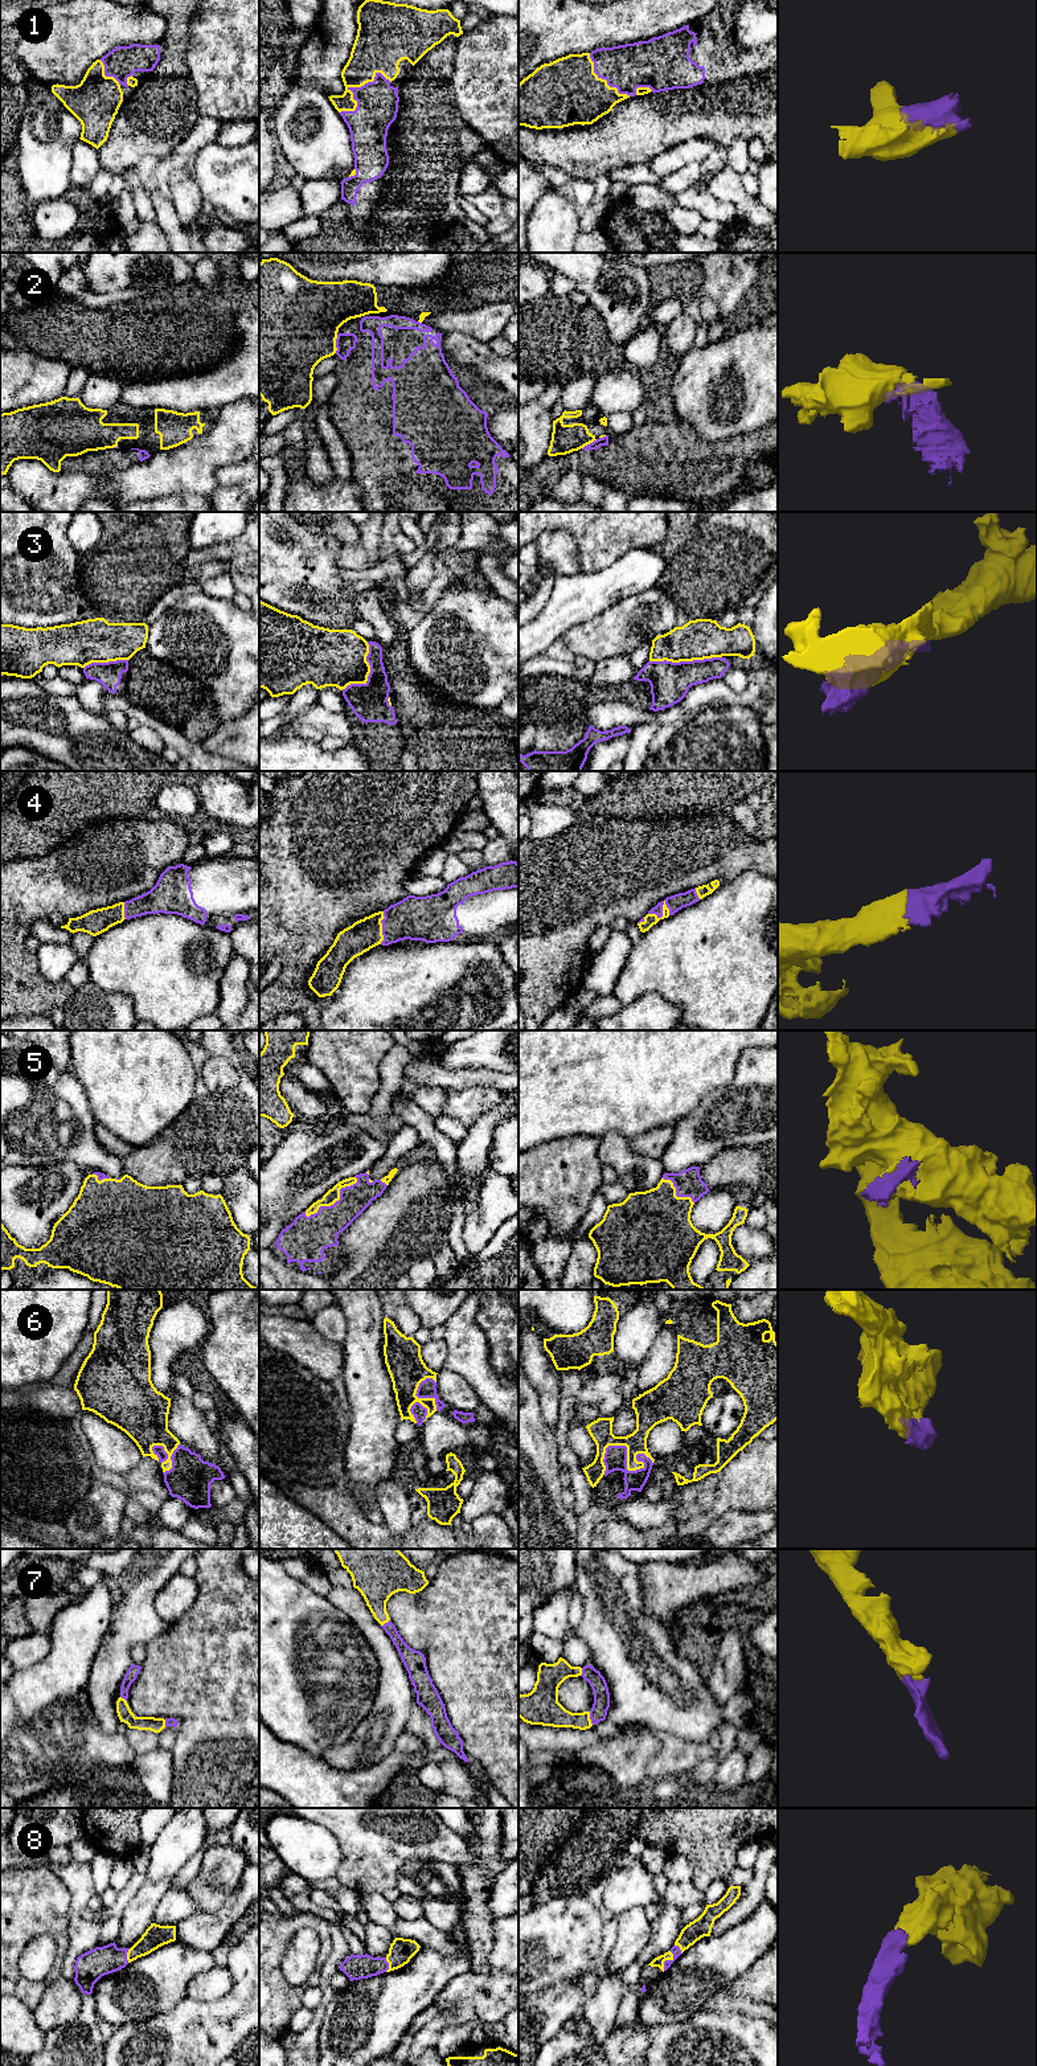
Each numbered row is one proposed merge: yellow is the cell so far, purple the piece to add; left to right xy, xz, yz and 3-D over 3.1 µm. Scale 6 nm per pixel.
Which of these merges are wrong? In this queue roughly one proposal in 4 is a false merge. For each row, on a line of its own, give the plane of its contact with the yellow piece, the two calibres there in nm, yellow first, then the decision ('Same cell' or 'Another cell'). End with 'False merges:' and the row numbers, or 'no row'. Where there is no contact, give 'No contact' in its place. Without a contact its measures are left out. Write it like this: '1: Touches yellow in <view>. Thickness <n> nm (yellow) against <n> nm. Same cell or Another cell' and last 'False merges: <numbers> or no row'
1: Touches yellow in xz. Thickness 260 nm (yellow) against 260 nm. Same cell
2: Touches yellow in xz. Thickness 480 nm (yellow) against 110 nm. Another cell
3: Touches yellow in yz. Thickness 240 nm (yellow) against 240 nm. Another cell
4: Touches yellow in yz. Thickness 80 nm (yellow) against 100 nm. Same cell
5: Touches yellow in xz. Thickness 80 nm (yellow) against 220 nm. Another cell
6: Touches yellow in yz. Thickness 140 nm (yellow) against 140 nm. Same cell
7: Touches yellow in yz. Thickness 170 nm (yellow) against 100 nm. Same cell
8: Touches yellow in yz. Thickness 60 nm (yellow) against 60 nm. Same cell
False merges: 2, 3, 5

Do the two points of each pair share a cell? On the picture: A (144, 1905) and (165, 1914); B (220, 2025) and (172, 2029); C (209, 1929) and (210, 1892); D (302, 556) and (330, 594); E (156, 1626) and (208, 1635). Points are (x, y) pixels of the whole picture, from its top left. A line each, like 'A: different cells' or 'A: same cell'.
A: different cells
B: same cell
C: different cells
D: same cell
E: different cells

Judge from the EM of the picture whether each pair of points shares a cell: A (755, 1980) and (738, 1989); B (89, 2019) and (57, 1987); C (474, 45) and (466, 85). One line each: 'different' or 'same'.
A: same
B: different
C: same

